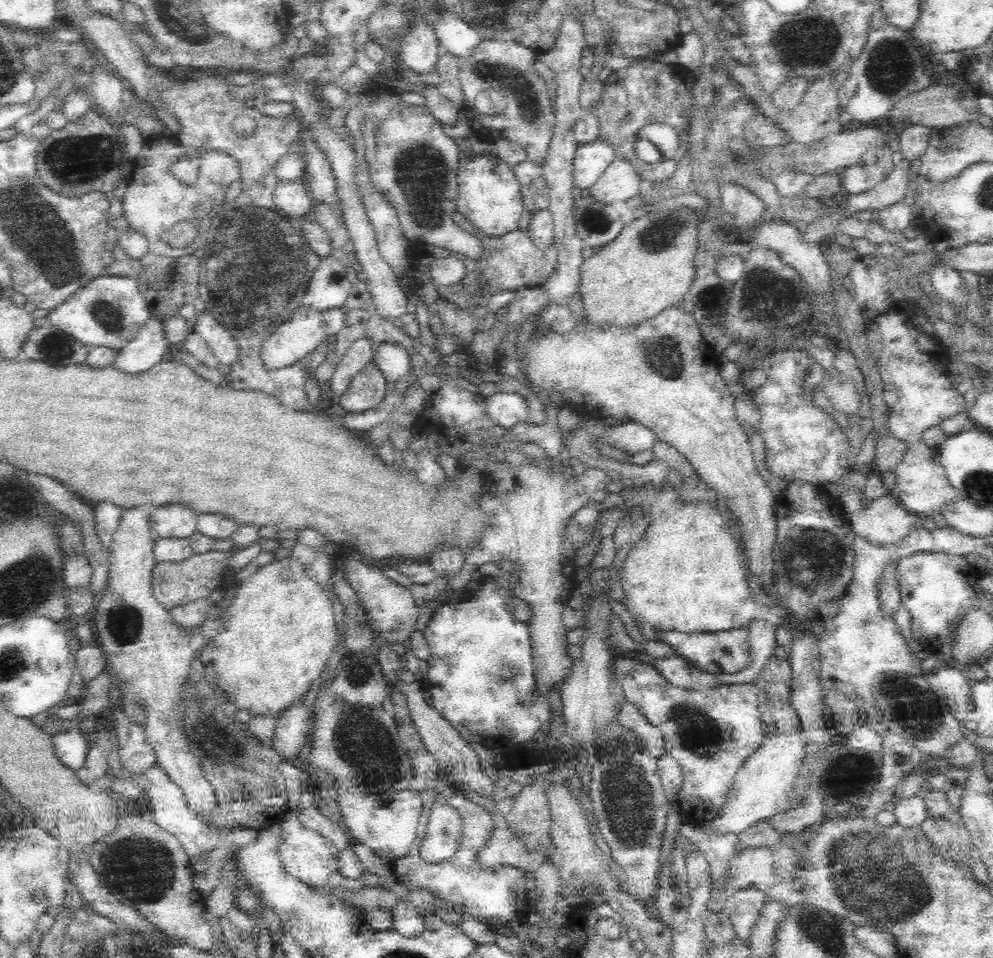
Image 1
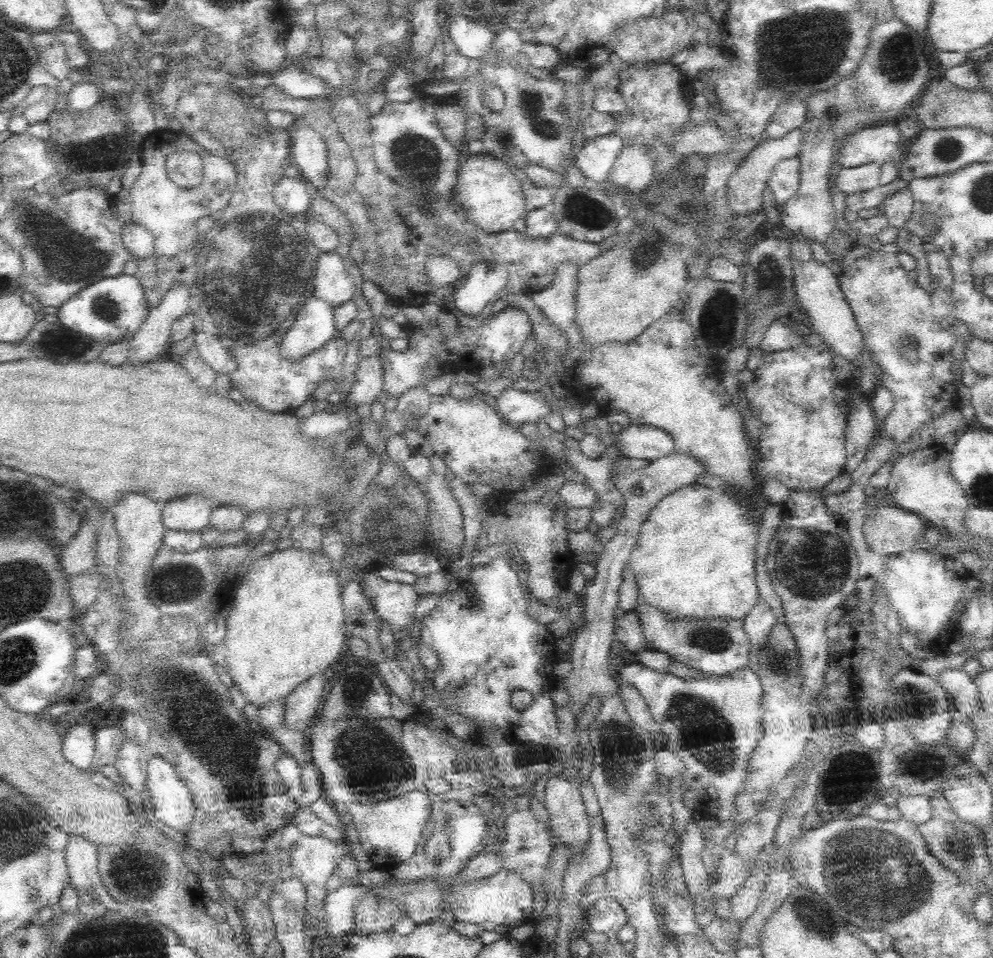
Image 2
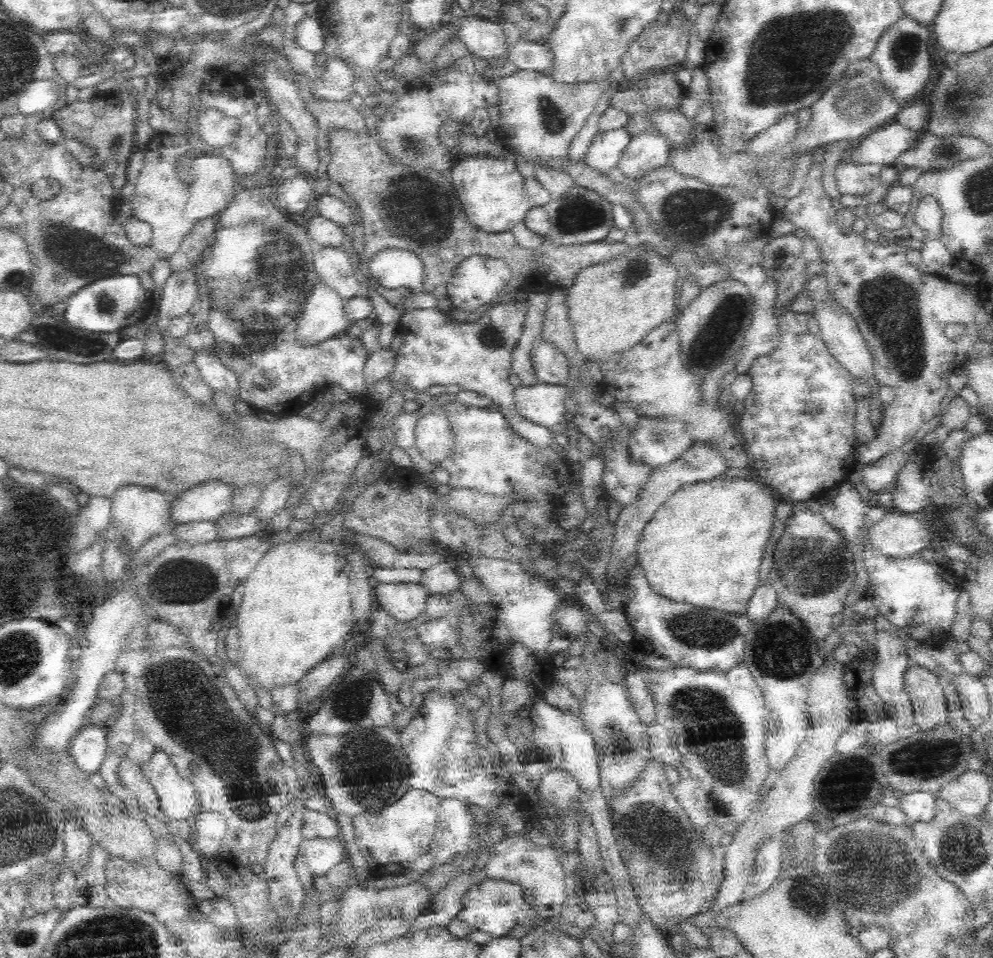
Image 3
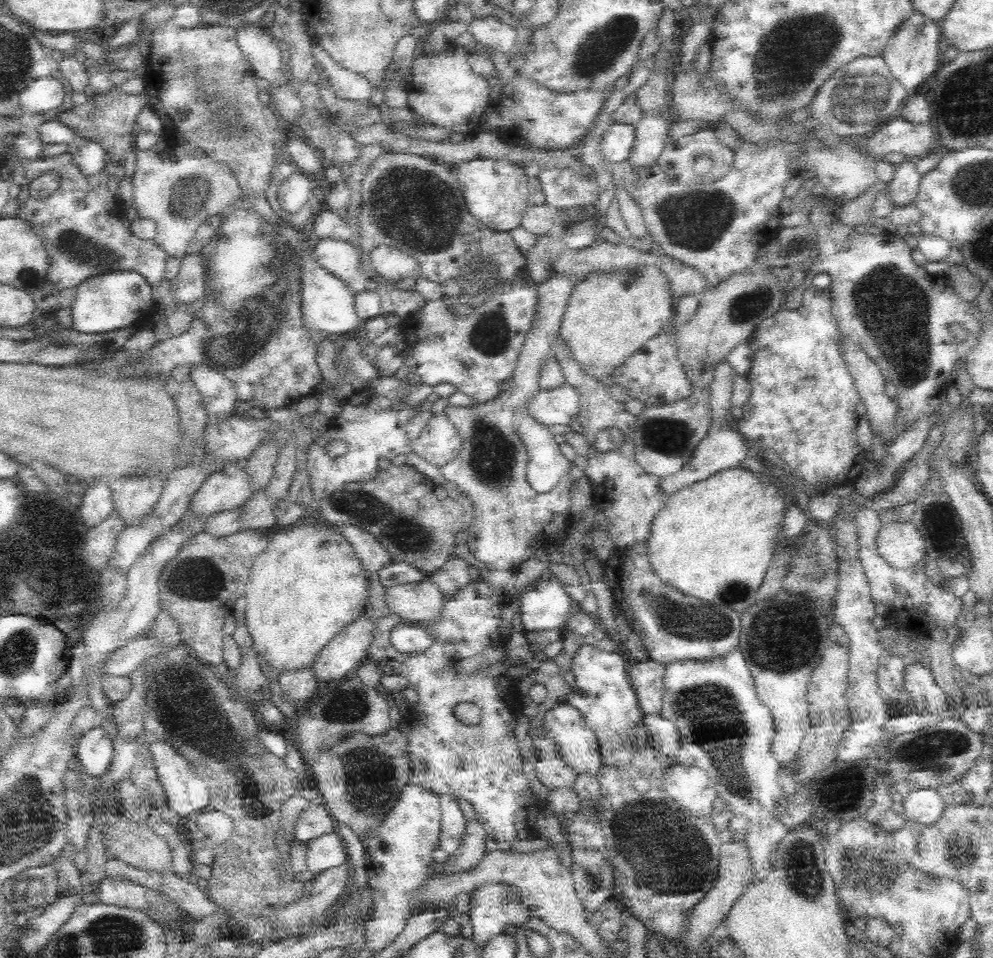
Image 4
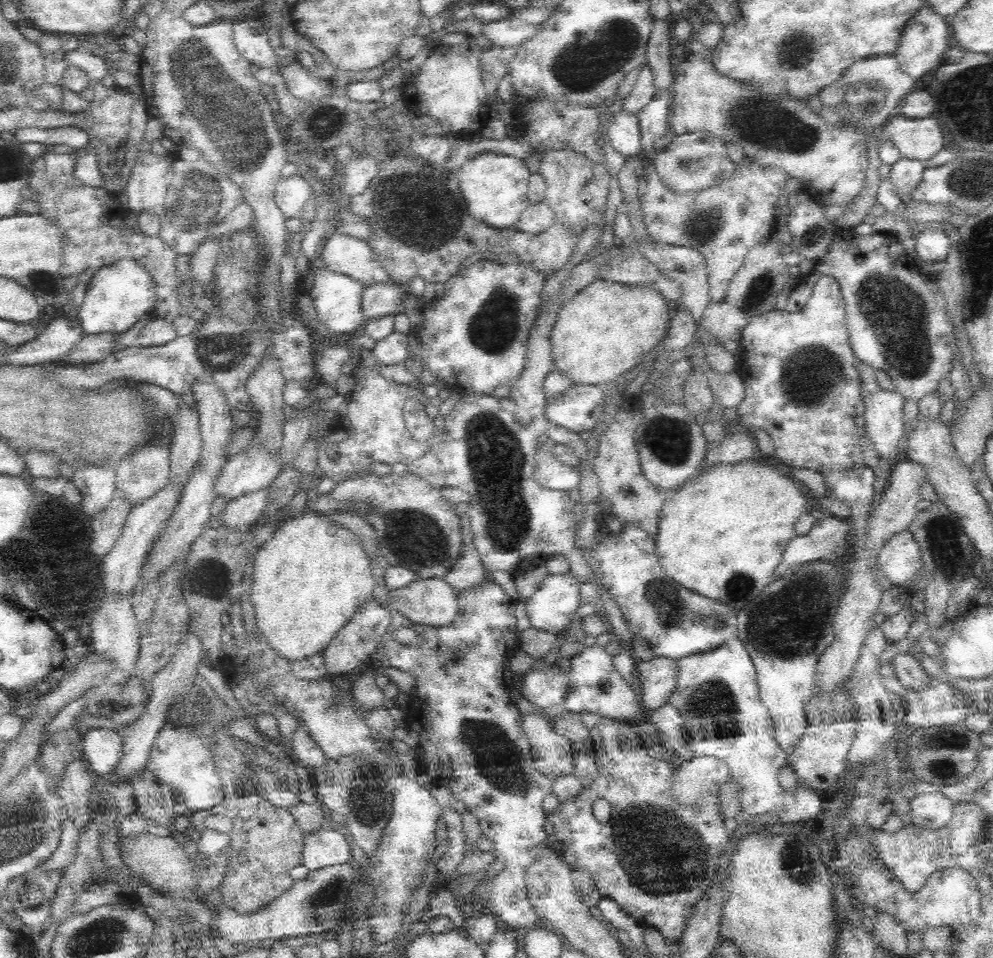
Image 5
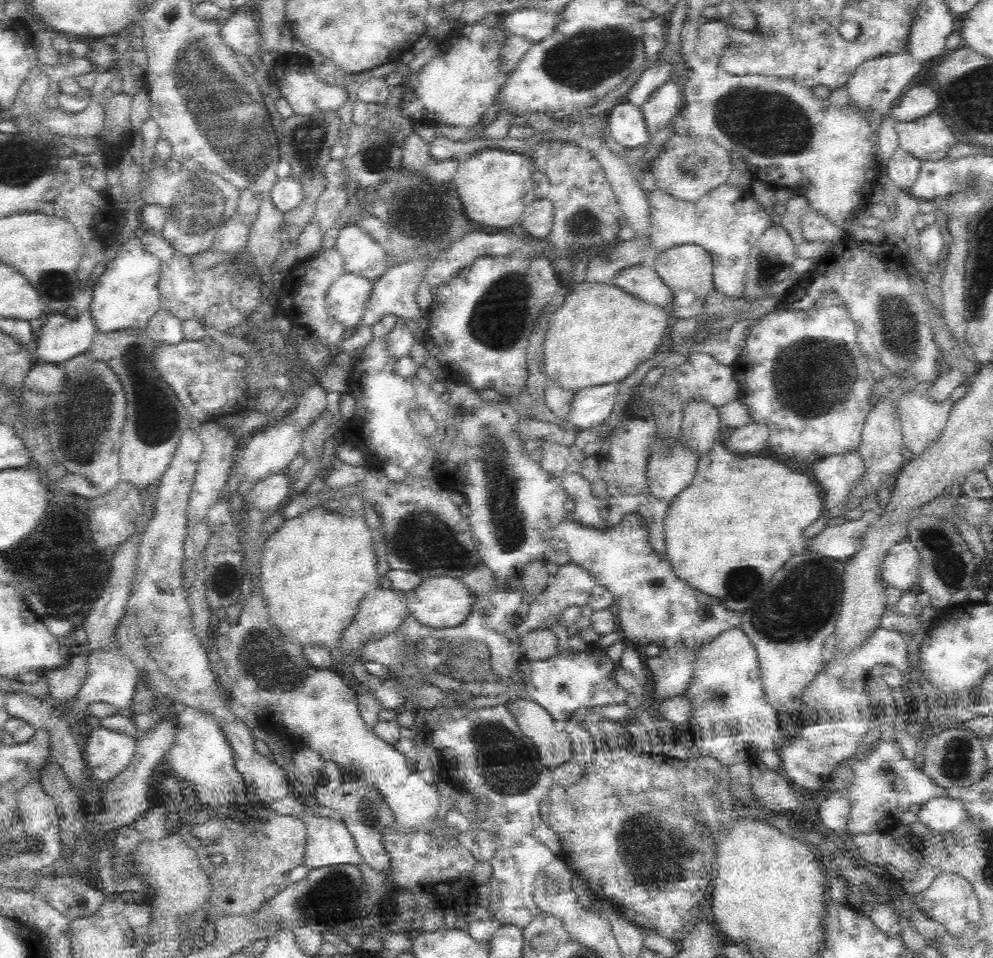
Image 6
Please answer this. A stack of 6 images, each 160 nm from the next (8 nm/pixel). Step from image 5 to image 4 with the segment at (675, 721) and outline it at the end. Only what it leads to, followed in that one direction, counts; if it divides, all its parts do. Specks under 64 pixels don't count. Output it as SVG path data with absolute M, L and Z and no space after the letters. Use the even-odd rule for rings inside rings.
M645 714L642 722L648 729L650 746L656 754L677 756L680 750L680 735L676 723L662 718L660 714Z

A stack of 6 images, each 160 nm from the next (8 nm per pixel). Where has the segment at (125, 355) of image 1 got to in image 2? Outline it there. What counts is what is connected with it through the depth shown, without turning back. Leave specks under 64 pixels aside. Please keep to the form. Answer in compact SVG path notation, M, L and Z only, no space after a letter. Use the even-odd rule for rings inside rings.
M177 284L165 292L160 304L150 309L129 341L128 362L146 364L169 353L173 322L187 314L189 300L190 289L186 285Z

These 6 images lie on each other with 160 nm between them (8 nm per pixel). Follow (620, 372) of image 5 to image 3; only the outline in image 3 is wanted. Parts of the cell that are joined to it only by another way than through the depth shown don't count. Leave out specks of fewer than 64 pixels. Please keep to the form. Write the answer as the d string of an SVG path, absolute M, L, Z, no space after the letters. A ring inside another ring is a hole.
M648 244L629 247L618 258L578 272L565 293L579 359L600 363L614 352L637 345L650 330L673 319L676 286L681 278L681 268Z

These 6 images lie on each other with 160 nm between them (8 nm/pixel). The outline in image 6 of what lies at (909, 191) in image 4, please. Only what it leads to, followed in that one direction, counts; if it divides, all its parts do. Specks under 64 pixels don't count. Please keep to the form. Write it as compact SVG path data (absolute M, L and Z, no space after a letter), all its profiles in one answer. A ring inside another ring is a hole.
M899 146L885 164L887 175L892 179L892 182L900 190L907 191L919 175L921 160L914 158Z

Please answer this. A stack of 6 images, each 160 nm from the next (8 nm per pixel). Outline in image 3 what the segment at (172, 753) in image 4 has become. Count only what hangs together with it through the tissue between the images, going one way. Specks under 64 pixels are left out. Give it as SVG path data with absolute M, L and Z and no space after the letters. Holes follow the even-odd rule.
M154 751L146 770L148 781L158 795L163 816L170 821L188 819L197 808L194 785L180 777L170 755Z

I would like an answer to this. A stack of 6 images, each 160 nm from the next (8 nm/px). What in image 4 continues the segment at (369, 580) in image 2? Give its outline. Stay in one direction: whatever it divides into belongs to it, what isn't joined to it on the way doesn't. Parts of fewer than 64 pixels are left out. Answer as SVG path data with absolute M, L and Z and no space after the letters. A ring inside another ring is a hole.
M429 578L417 583L396 584L385 592L391 615L406 624L434 620L444 608L444 598Z

